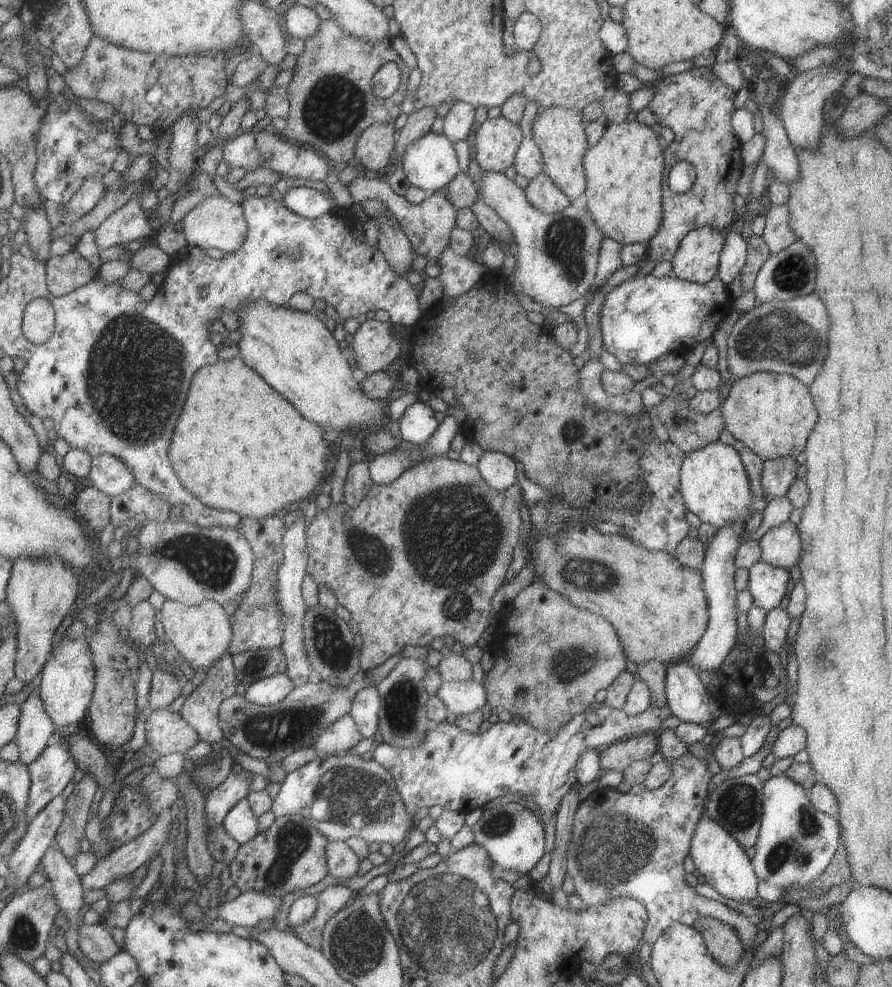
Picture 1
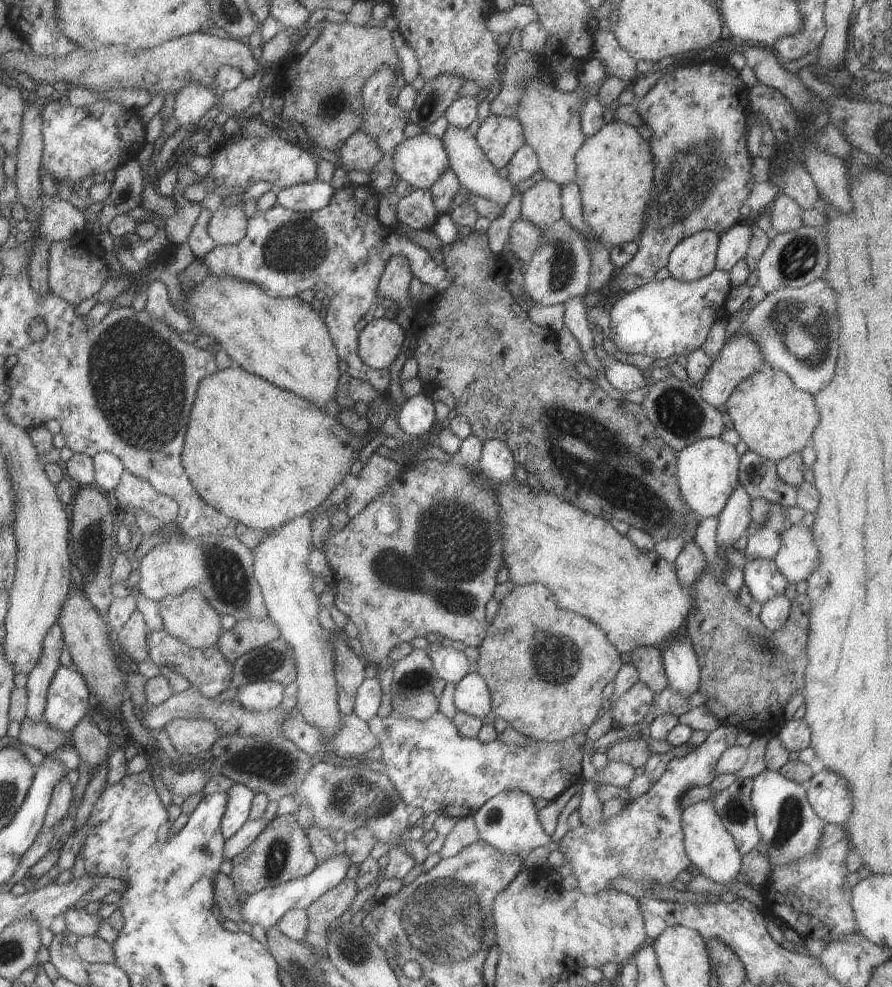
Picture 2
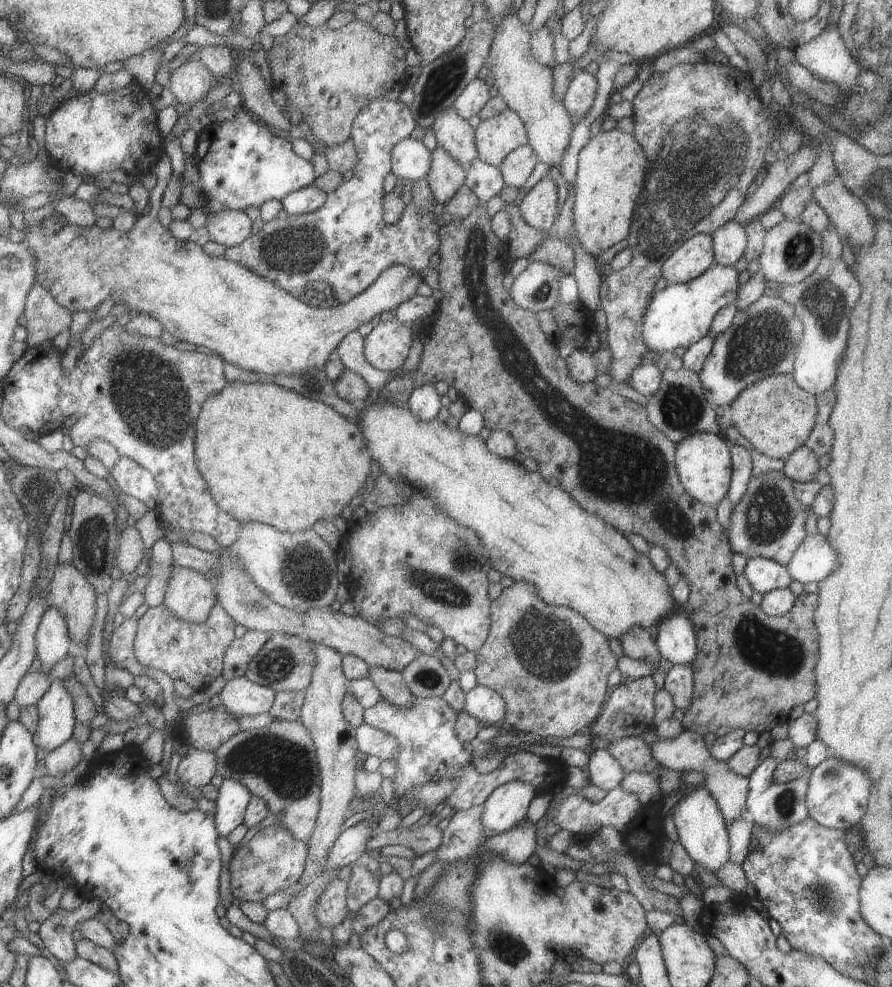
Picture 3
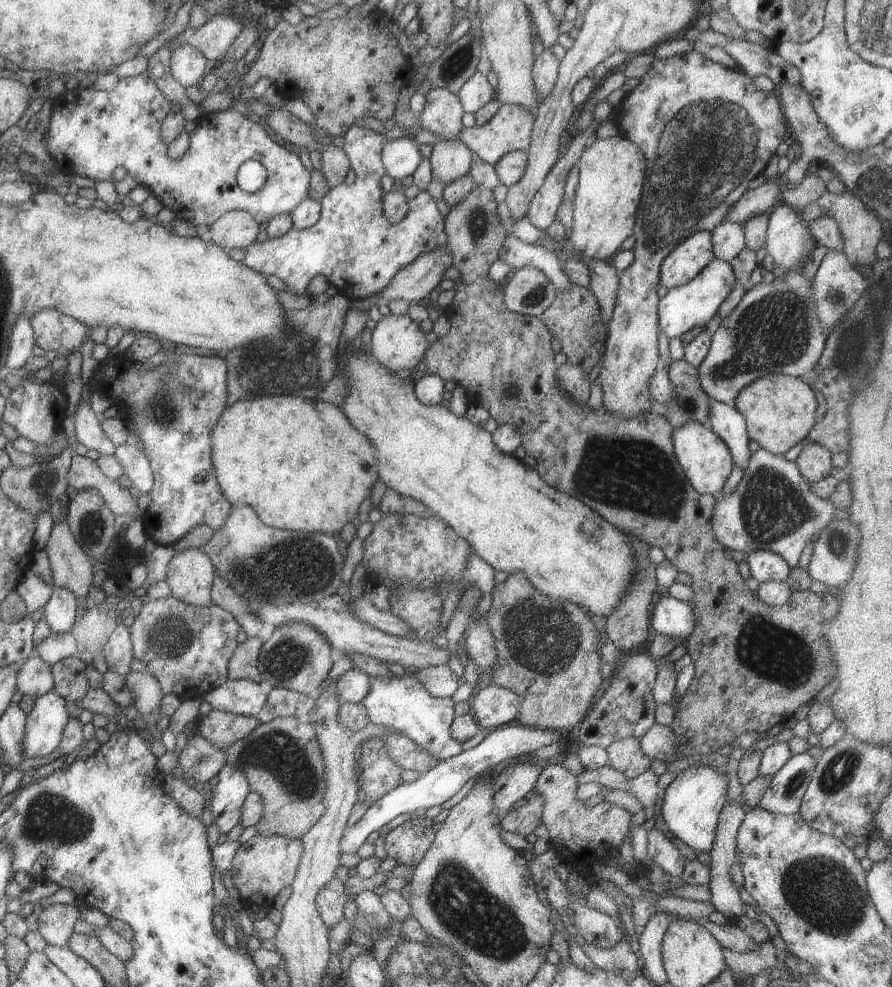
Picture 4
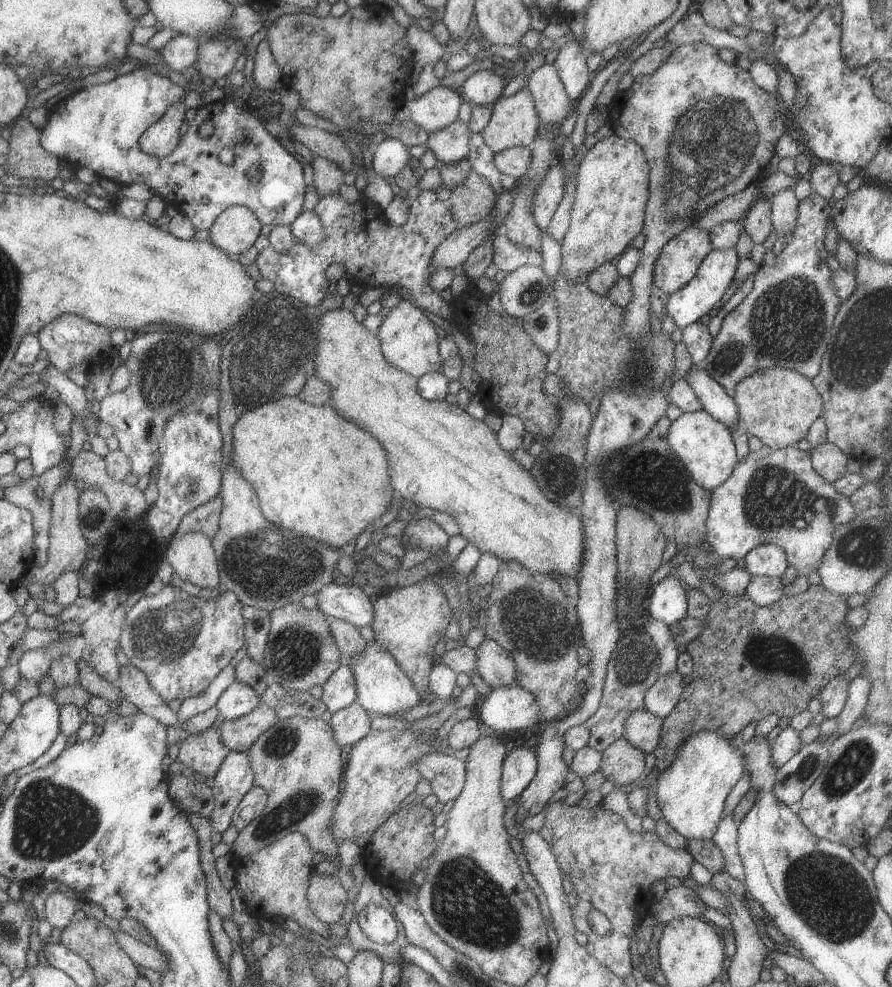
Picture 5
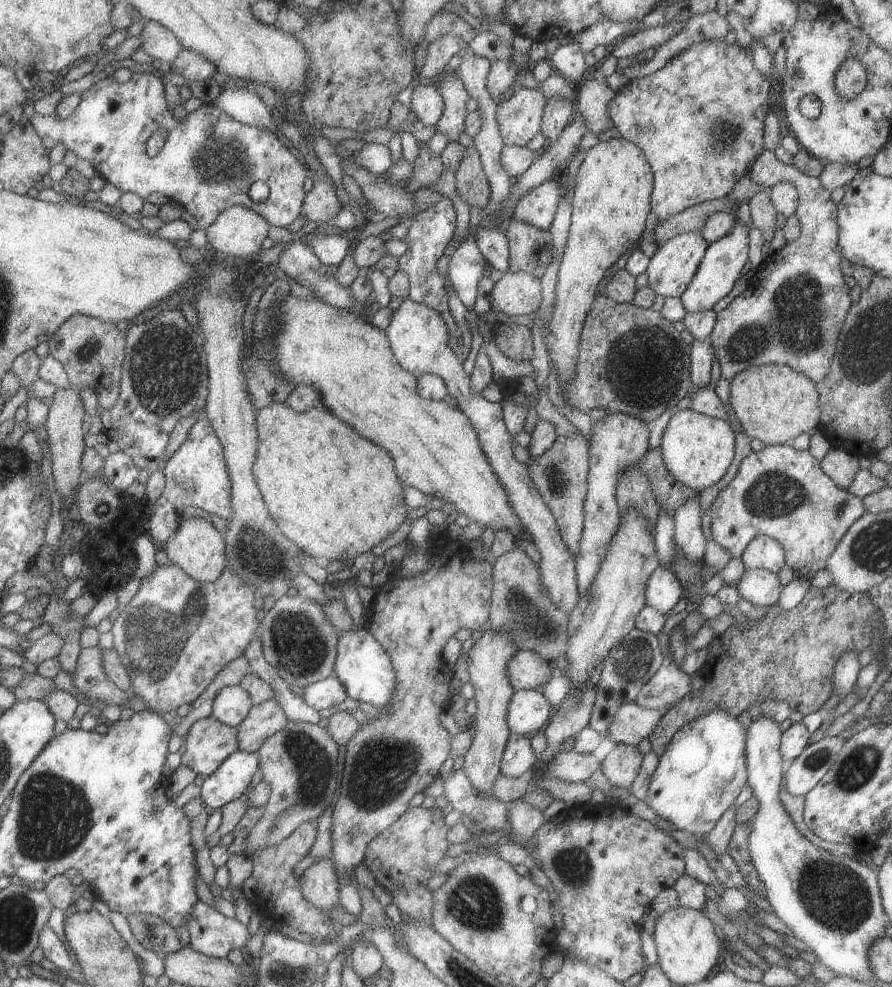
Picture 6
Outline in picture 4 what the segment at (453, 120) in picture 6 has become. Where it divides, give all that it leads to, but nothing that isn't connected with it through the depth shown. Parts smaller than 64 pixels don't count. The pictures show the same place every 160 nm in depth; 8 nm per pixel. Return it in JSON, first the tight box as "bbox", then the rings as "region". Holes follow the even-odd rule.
{"bbox":[428,139,471,185],"region":[[[441,139],[432,144],[428,159],[432,176],[444,185],[468,172],[471,151],[459,139]]]}

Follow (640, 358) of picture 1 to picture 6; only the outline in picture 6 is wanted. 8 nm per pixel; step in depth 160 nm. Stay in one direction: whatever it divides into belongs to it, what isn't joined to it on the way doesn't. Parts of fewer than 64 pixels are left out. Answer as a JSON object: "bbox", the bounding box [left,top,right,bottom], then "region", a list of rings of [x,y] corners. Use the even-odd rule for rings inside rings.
{"bbox":[679,216,749,313],"region":[[[735,216],[733,228],[717,240],[708,243],[697,270],[679,298],[685,312],[696,313],[711,309],[733,286],[733,282],[744,272],[748,262],[749,227]]]}

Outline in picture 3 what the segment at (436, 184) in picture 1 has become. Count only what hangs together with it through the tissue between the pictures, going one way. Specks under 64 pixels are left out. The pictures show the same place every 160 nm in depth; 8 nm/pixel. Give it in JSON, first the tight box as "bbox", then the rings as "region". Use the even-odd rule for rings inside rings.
{"bbox":[390,137,431,183],"region":[[[405,137],[391,148],[390,161],[390,171],[398,179],[406,178],[414,183],[427,174],[431,157],[422,141]]]}

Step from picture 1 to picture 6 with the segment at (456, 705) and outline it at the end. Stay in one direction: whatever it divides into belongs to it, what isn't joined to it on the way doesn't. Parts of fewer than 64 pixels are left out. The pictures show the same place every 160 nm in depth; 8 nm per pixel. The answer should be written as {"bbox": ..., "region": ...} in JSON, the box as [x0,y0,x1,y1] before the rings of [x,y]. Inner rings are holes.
{"bbox":[506,689,553,737],"region":[[[521,689],[511,695],[508,704],[506,723],[510,733],[528,737],[539,731],[547,722],[553,708],[538,689]]]}

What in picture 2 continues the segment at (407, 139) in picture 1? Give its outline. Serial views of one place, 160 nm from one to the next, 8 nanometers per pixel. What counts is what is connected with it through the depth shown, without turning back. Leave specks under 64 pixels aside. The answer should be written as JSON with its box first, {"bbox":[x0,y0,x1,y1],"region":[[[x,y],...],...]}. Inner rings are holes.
{"bbox":[408,73,466,128],"region":[[[441,73],[427,79],[417,91],[408,118],[420,128],[425,128],[444,114],[463,85],[466,85],[464,78],[451,73]]]}

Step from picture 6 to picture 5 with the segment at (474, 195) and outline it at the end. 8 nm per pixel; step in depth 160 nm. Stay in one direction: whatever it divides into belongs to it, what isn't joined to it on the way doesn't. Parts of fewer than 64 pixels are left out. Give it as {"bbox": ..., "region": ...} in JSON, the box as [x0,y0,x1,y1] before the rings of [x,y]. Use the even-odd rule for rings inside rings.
{"bbox":[447,170,496,228],"region":[[[471,170],[461,184],[450,190],[447,200],[457,228],[481,220],[494,205],[496,194],[490,182]]]}

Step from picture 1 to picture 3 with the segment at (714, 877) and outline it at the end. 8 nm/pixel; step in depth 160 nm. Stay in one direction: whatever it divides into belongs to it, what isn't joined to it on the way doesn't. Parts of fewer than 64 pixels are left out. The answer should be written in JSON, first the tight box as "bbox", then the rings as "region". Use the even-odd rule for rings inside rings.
{"bbox":[671,786,728,873],"region":[[[692,786],[691,792],[680,798],[676,806],[671,807],[672,820],[678,834],[678,841],[691,860],[702,864],[713,873],[728,860],[728,832],[716,800],[705,787],[696,786]]]}

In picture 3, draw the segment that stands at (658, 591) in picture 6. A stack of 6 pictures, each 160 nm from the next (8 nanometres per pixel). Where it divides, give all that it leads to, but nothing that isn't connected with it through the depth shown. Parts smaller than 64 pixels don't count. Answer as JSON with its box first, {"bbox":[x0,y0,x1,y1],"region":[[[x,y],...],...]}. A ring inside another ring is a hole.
{"bbox":[654,611,697,665],"region":[[[685,611],[673,612],[654,626],[654,641],[662,658],[673,665],[689,665],[697,648],[696,636]]]}

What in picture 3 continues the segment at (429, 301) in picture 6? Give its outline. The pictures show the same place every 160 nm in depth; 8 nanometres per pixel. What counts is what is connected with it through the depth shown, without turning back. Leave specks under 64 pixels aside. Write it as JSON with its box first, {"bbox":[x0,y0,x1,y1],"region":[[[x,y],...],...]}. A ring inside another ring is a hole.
{"bbox":[223,97,440,304],"region":[[[379,97],[367,103],[355,116],[350,128],[350,139],[356,152],[356,165],[352,168],[352,177],[348,181],[342,181],[332,192],[327,193],[323,206],[313,212],[289,216],[281,209],[277,218],[262,224],[261,230],[249,235],[234,247],[227,247],[223,257],[256,272],[294,297],[303,296],[304,286],[307,283],[315,280],[327,282],[338,304],[346,303],[363,292],[375,282],[383,269],[391,265],[405,265],[424,275],[429,257],[438,252],[440,245],[438,237],[440,226],[435,221],[436,214],[431,211],[419,214],[418,206],[410,202],[404,206],[403,214],[395,224],[385,224],[382,219],[382,201],[385,192],[381,186],[383,178],[390,171],[390,150],[396,142],[409,137],[414,126],[411,111],[399,100],[388,101]]]}

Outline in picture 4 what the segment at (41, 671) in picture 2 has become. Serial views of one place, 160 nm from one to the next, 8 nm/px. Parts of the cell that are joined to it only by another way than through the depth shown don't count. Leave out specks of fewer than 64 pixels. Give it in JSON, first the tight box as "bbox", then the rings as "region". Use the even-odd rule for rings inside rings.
{"bbox":[43,586,77,633],"region":[[[53,586],[43,608],[51,633],[69,633],[77,612],[77,598],[69,589]]]}

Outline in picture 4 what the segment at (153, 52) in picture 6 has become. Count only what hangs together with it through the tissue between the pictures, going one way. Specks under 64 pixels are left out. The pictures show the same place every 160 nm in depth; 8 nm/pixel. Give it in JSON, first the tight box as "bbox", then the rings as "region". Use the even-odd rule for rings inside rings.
{"bbox":[170,44,207,88],"region":[[[179,44],[170,52],[170,74],[184,88],[199,86],[207,59],[190,44]]]}

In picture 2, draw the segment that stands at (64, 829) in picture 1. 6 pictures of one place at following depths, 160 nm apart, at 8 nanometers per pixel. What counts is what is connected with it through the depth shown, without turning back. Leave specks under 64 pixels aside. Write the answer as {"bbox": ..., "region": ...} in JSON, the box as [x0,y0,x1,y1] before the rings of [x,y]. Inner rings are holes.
{"bbox":[71,712,113,774],"region":[[[88,712],[75,723],[75,726],[71,730],[71,736],[72,744],[78,753],[79,760],[81,760],[81,762],[87,762],[87,764],[93,767],[89,771],[89,774],[91,774],[91,771],[97,766],[97,764],[105,762],[107,750],[113,747],[109,741],[109,737],[101,734],[101,732],[97,729],[97,726],[93,724],[91,721],[91,715]]]}

